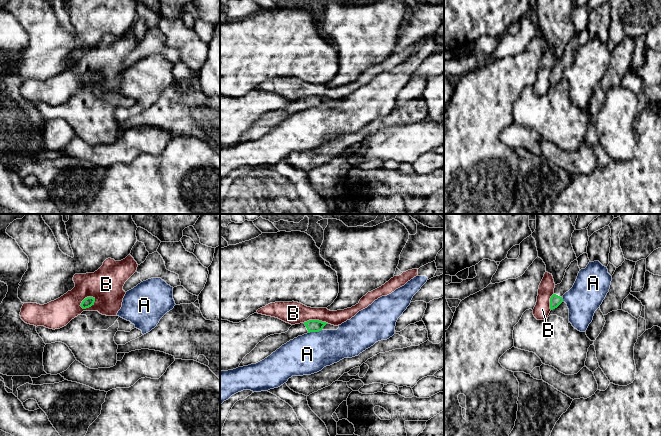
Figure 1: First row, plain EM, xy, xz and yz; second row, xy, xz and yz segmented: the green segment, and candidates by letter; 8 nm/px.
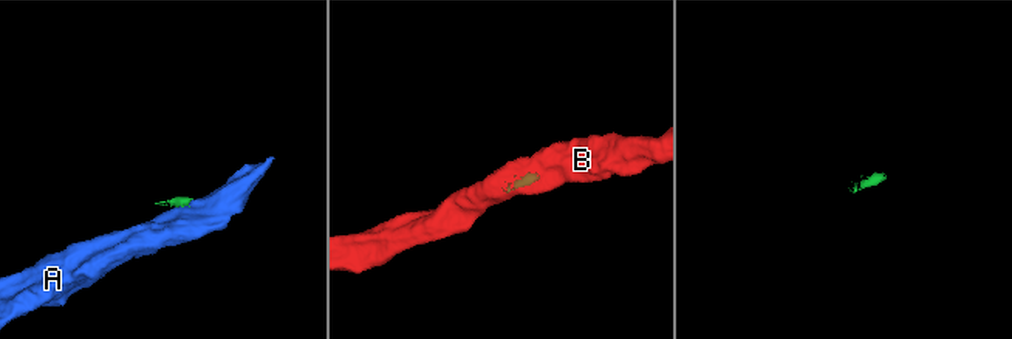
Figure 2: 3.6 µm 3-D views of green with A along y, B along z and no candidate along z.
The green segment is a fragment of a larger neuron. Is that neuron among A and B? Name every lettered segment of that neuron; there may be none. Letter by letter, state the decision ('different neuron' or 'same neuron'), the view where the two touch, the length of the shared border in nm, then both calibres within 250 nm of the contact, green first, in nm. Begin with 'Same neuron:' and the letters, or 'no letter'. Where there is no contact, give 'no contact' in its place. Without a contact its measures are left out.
Same neuron: no letter
A: different neuron; contact in xz; length 120 nm; calibres 100 and 320 nm
B: different neuron; contact in xy; length 150 nm; calibres 80 and 280 nm

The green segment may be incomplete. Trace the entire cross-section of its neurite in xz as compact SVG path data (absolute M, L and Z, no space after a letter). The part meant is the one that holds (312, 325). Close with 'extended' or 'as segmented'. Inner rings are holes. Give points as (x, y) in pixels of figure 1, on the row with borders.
M309 320L304 323L292 325L287 332L270 335L263 341L259 342L256 347L243 358L239 367L256 364L264 360L282 345L294 338L297 338L298 336L302 336L310 332L319 332L321 330L337 330L338 328L339 325L334 326L319 320Z; extended

